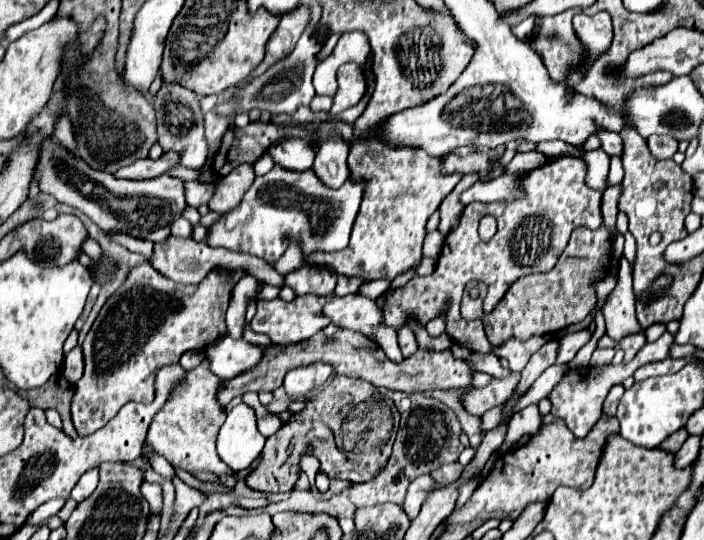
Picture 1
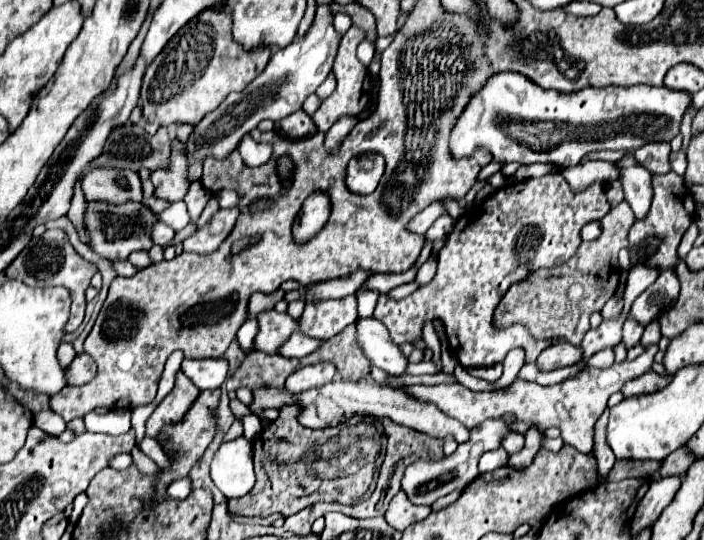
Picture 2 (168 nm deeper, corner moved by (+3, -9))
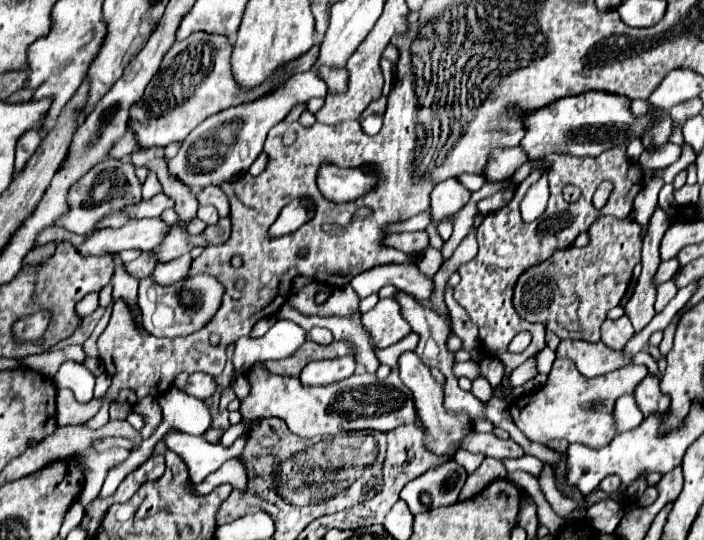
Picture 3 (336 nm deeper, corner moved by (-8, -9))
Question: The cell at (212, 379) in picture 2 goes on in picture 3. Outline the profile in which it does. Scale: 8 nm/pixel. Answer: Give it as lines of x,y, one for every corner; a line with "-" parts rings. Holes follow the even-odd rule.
192,373
184,387
184,393
194,395
198,399
208,399
212,391
214,391
214,379
208,377
206,373

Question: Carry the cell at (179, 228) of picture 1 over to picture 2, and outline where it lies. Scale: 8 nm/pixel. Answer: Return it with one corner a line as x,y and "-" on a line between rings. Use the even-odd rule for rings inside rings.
157,223
157,229
153,231
153,241
157,243
157,245
169,245
171,241
173,241
173,237
175,237
175,231
171,229
171,227
167,227
165,223

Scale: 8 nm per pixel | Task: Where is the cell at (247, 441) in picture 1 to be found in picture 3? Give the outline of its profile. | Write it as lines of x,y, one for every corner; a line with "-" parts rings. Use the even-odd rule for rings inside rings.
228,459
218,471
214,471
212,475
208,475
200,485
196,485
196,483
190,481
188,487
190,487
190,491
194,495
202,497
202,495
208,495
214,487
218,487
222,483
230,483
232,487
238,487
242,491
246,489
246,471
244,471
244,467
242,467
240,461

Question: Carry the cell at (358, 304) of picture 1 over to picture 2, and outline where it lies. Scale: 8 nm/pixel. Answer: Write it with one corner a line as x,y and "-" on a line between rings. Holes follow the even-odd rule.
375,317
357,319
355,329
357,329
357,345
363,351
363,355
371,361
371,365
385,369
393,377
405,373
407,359
403,357
399,347
393,345
381,321
377,321

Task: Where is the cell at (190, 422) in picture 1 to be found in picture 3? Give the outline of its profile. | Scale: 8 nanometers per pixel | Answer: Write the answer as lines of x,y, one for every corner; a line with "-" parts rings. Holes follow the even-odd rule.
144,397
144,399
140,399
134,405
134,411
142,413
144,427
142,427
140,435
142,435
142,439
148,439
158,429
158,425
162,423
162,411
160,411
160,405
158,405
156,397

